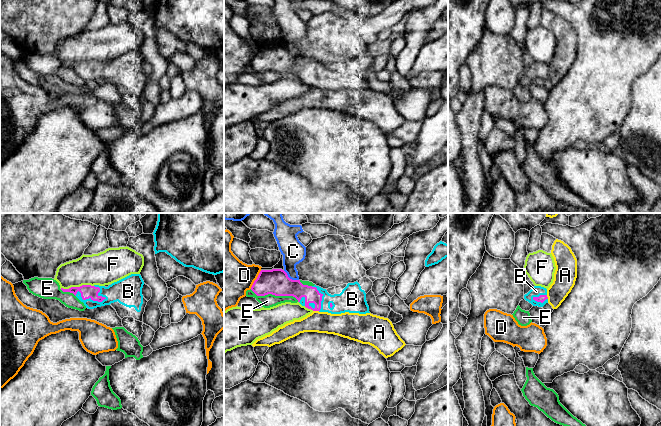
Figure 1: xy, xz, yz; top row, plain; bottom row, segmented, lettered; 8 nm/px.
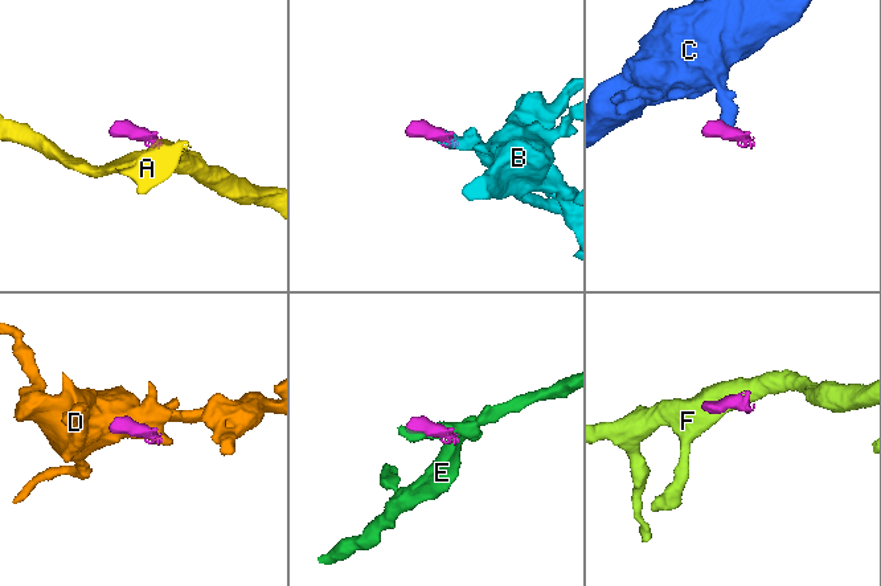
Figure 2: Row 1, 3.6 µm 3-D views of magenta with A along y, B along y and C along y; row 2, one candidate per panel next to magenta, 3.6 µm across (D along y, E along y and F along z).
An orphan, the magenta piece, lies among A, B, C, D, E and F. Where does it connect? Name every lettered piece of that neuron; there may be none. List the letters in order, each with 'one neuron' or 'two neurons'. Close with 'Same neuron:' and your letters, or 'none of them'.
A: two neurons
B: one neuron
C: two neurons
D: two neurons
E: two neurons
F: two neurons
Same neuron: B

